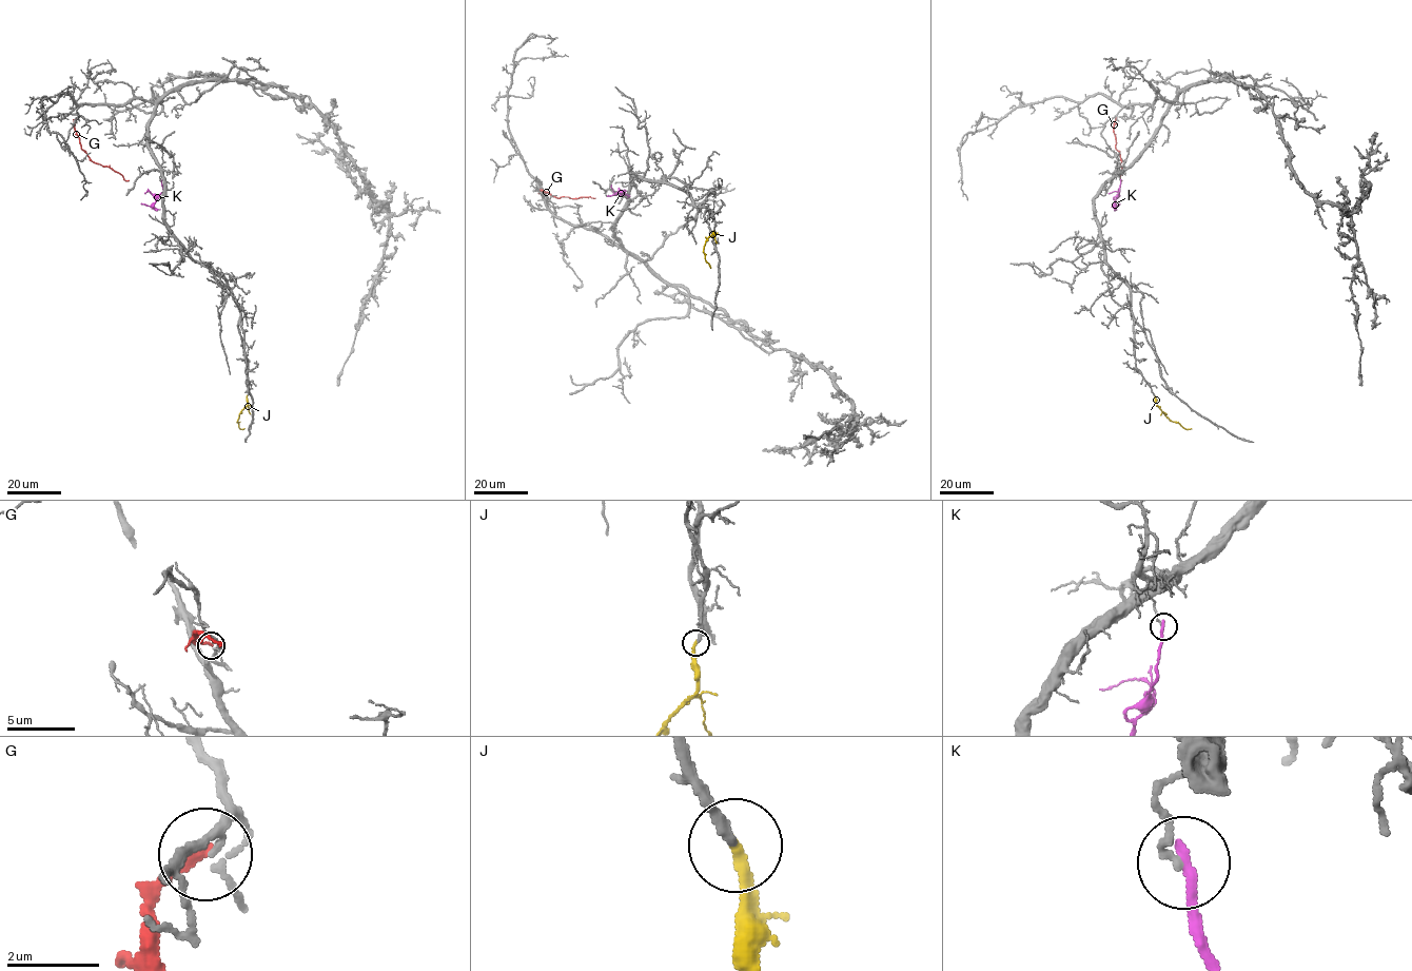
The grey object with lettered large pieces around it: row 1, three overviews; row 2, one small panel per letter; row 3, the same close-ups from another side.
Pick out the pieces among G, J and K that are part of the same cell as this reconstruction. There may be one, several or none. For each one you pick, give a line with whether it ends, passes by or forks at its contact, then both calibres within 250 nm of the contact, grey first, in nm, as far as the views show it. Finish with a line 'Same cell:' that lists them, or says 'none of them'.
J: It ends there. Thickness 220 nm (grey) against 240 nm
Same cell: J

